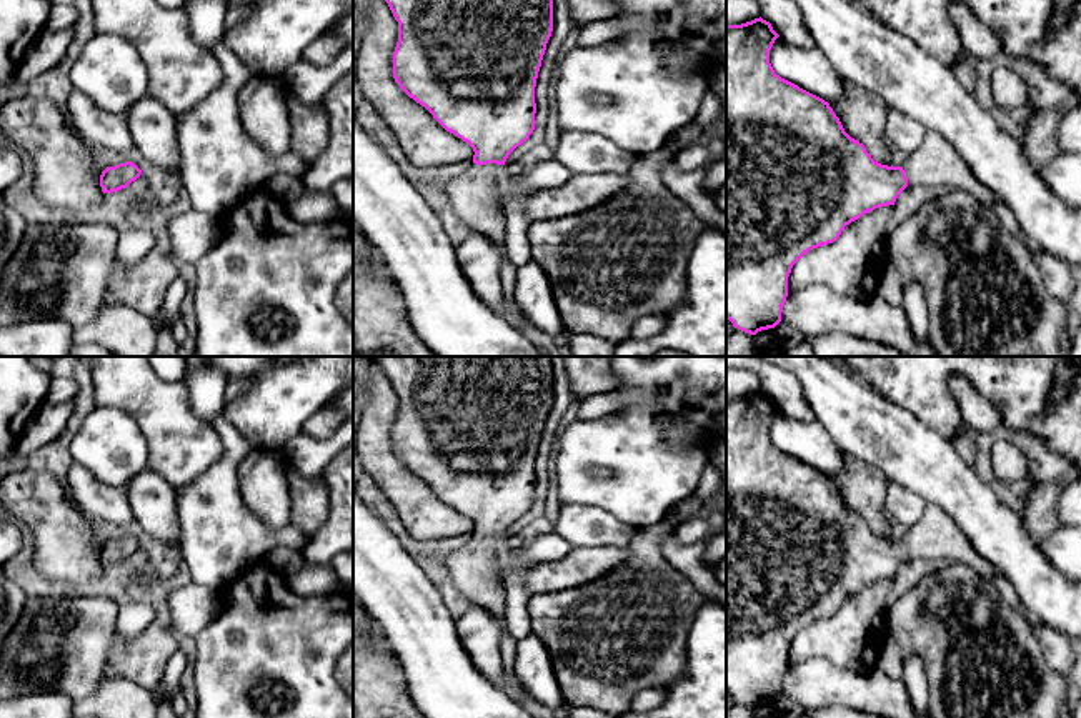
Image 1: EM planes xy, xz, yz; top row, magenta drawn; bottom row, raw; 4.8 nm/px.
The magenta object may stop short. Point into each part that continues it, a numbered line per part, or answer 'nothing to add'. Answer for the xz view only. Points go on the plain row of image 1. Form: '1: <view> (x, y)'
1: xz (475, 570)

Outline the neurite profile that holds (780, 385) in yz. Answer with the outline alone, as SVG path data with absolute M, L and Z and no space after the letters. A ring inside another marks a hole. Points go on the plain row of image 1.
M726 357L726 368L745 368L756 373L761 391L770 395L778 408L800 421L814 421L814 415L803 396L796 378L760 357Z

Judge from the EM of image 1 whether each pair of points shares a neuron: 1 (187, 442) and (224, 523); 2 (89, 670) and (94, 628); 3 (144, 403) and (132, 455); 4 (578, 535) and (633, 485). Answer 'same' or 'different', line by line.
1: different
2: same
3: different
4: different

